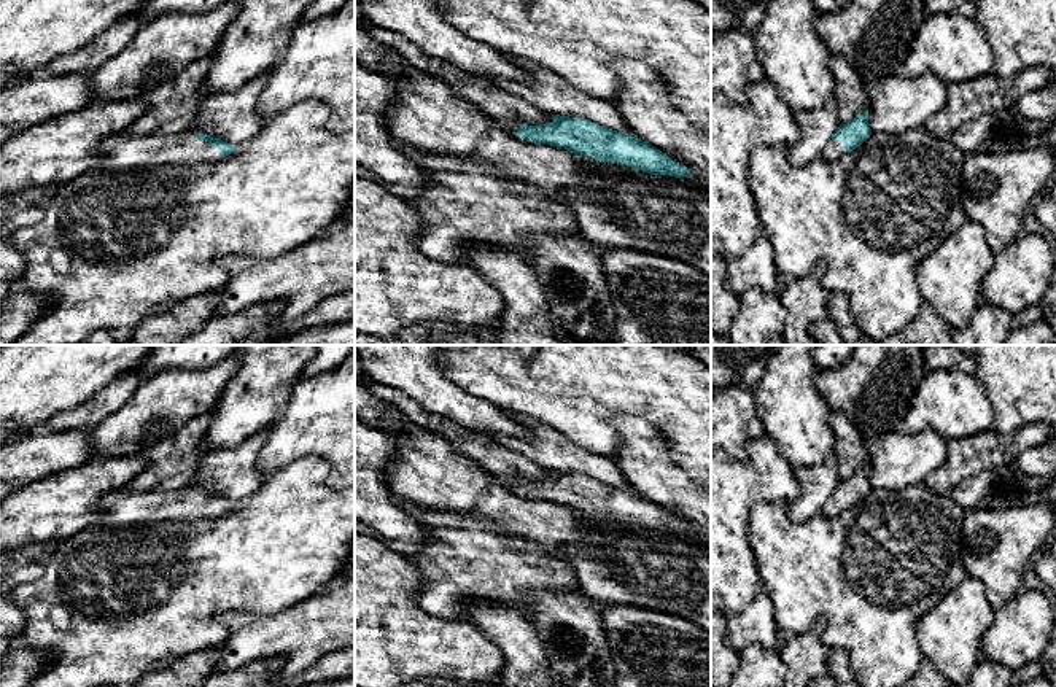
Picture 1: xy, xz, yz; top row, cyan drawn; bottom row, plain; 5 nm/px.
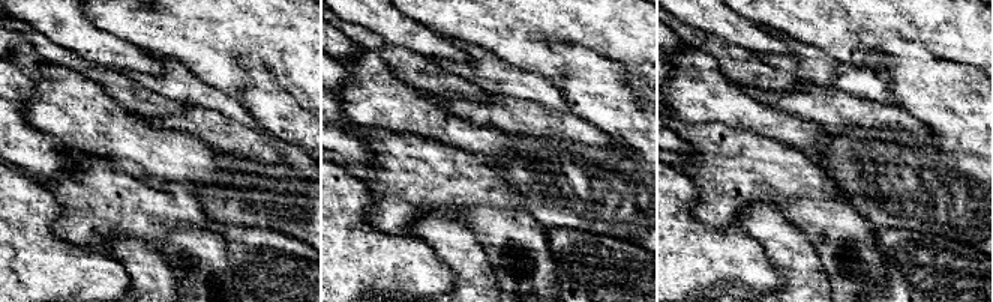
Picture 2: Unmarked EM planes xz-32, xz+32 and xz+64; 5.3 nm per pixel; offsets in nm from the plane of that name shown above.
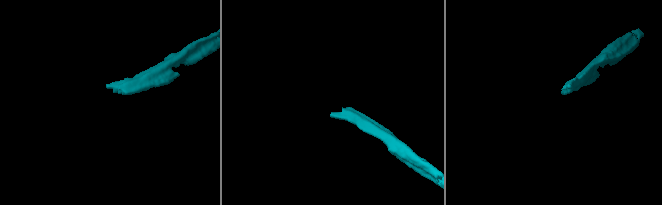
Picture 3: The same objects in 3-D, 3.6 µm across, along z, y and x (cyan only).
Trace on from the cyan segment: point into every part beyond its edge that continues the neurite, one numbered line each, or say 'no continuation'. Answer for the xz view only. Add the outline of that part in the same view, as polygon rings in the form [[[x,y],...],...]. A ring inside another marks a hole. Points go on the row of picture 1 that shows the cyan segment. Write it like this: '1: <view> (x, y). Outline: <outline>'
1: xz (509, 126). Outline: [[[496,119],[496,121],[498,121],[498,124],[499,124],[504,130],[511,132],[512,135],[517,135],[517,130],[518,130],[518,127],[520,127],[517,122],[504,121],[504,119]]]

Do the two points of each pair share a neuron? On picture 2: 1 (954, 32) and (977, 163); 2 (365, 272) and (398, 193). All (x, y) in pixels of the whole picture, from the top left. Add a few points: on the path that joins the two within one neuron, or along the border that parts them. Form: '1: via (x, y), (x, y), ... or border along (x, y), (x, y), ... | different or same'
1: border along (927, 50), (942, 59), (965, 63), (977, 71) | different
2: border along (374, 196), (366, 217), (381, 230), (413, 236) | different

